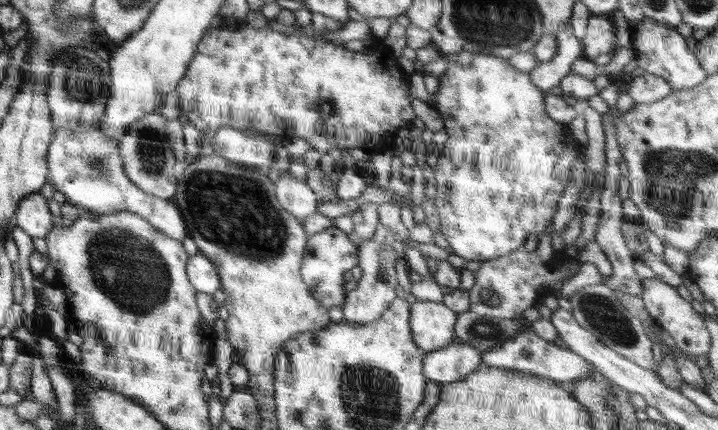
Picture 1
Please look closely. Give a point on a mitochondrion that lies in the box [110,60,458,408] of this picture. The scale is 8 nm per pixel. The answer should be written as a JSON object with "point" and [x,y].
{"point":[212,196]}

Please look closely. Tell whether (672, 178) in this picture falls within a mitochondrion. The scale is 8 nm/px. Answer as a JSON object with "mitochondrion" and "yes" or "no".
{"mitochondrion":"yes"}

